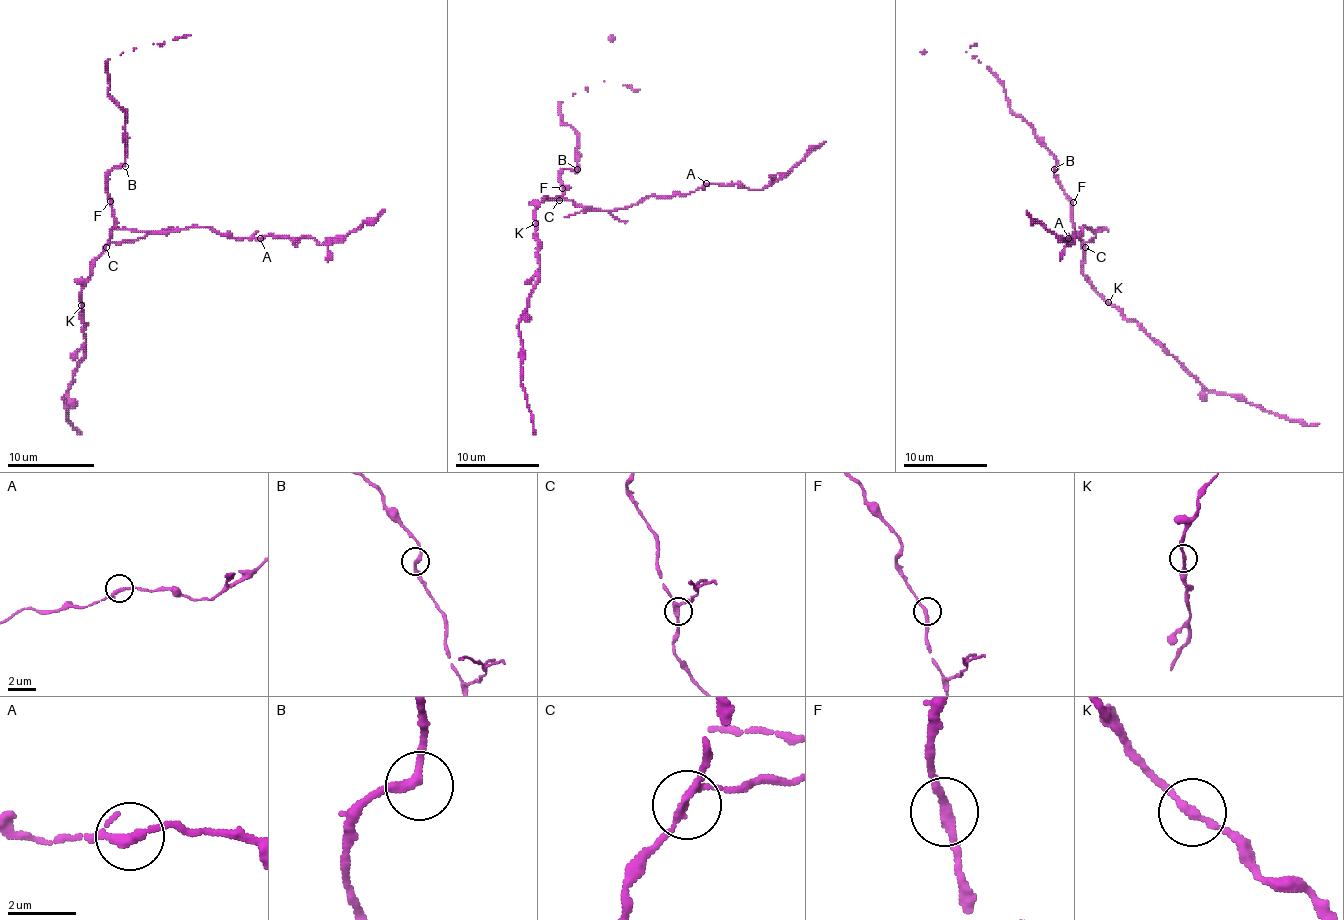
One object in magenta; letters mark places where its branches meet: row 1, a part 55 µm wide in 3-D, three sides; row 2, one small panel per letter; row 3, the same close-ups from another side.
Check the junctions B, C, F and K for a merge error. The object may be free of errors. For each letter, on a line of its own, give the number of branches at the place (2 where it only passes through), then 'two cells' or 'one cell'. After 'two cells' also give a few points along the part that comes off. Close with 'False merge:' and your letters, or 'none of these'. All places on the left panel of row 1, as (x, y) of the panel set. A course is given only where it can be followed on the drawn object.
B: branches 2; one cell
C: branches 3; two cells; course (105, 246), (149, 233), (166, 233), (192, 227), (243, 238), (315, 238), (323, 244), (343, 240), (384, 209)
F: branches 2; one cell
K: branches 2; one cell
False merge: C

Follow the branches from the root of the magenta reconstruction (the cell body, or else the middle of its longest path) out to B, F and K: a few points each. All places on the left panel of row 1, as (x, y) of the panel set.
B: (103, 253), (103, 246), (114, 227), (107, 175), (114, 168), (125, 166)
F: (103, 253), (103, 246), (114, 227), (114, 209), (110, 201)
K: (103, 253), (90, 268), (90, 277), (81, 290), (81, 305)

